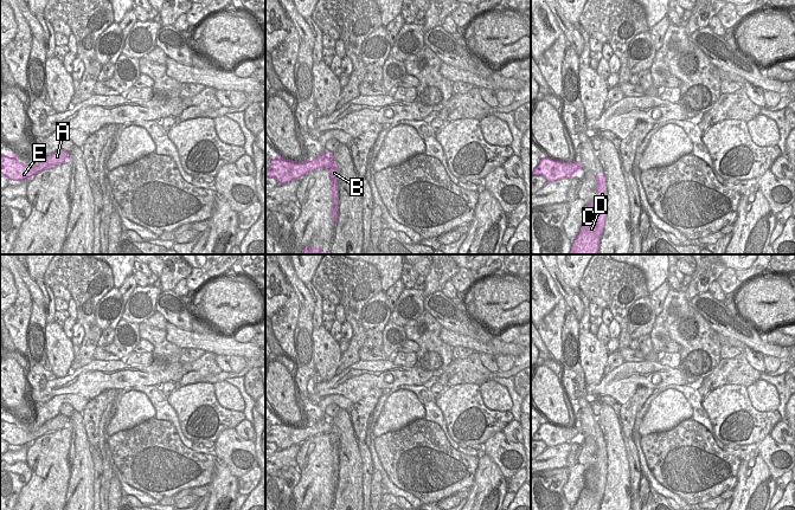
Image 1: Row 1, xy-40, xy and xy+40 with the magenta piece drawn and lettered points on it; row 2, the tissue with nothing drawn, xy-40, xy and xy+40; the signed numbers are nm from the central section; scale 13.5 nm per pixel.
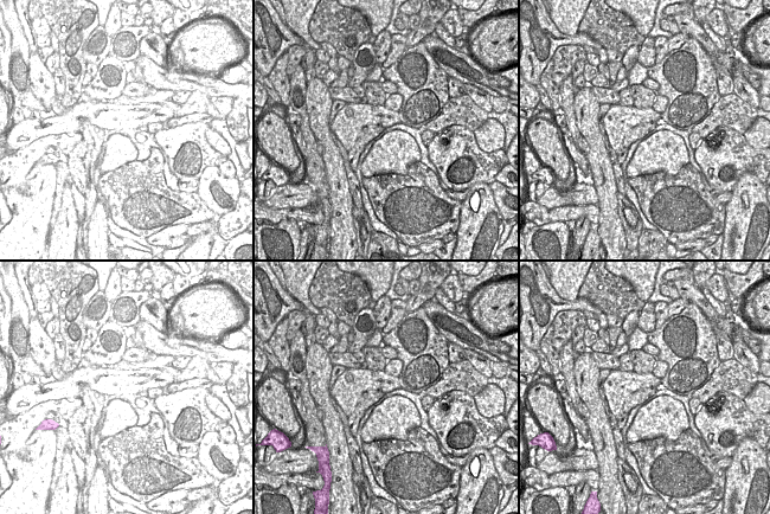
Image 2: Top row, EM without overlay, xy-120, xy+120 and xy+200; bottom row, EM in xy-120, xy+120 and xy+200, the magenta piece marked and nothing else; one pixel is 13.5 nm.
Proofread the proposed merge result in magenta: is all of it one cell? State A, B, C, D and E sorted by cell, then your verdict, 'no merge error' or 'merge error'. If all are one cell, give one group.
A E / B C D; merge error

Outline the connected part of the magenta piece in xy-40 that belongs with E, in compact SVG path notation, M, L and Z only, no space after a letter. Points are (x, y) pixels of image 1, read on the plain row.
M63 414L46 421L43 426L34 431L24 430L18 420L8 418L0 420L0 440L8 445L30 446L34 440L44 434L50 434L70 425L70 419Z

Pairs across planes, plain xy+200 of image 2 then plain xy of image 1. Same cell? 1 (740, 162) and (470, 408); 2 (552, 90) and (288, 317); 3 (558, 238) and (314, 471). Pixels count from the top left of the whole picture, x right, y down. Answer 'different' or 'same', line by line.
1: same
2: same
3: different

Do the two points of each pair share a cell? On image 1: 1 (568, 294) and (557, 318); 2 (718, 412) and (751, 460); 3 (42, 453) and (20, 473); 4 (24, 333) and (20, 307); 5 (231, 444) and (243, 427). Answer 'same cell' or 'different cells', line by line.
1: different cells
2: different cells
3: different cells
4: same cell
5: different cells

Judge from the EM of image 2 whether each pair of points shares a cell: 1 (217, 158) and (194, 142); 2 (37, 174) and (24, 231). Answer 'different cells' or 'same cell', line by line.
1: same cell
2: same cell

